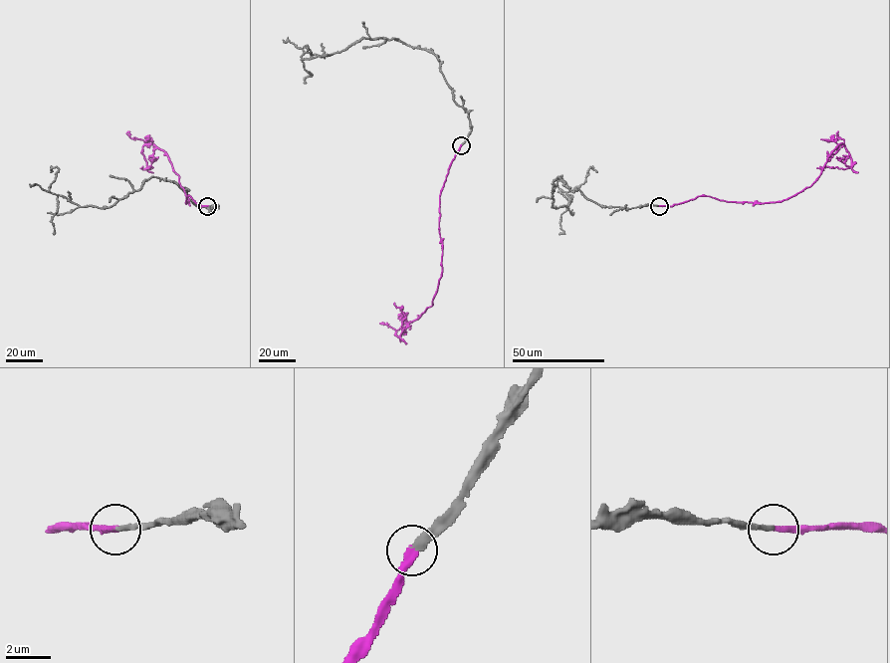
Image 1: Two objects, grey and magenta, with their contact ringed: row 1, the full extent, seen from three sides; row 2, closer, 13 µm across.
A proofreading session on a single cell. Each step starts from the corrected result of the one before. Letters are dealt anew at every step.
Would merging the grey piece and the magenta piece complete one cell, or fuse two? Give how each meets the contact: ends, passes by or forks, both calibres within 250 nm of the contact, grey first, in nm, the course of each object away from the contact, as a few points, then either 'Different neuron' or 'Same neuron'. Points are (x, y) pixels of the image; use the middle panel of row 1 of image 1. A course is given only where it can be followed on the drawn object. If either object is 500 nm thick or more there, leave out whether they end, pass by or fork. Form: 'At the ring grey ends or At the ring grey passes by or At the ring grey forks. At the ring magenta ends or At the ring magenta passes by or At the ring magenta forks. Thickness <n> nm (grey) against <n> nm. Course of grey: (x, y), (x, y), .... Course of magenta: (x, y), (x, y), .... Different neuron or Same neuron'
At the ring grey ends. At the ring magenta ends. Thickness 280 nm (grey) against 320 nm. Course of grey: (461, 144), (468, 112), (426, 50), (363, 38), (331, 55), (305, 52), (312, 74), (304, 83). Course of magenta: (461, 145), (440, 193), (441, 276), (432, 305), (417, 319), (396, 331), (400, 336), (404, 314), (394, 303). Same neuron

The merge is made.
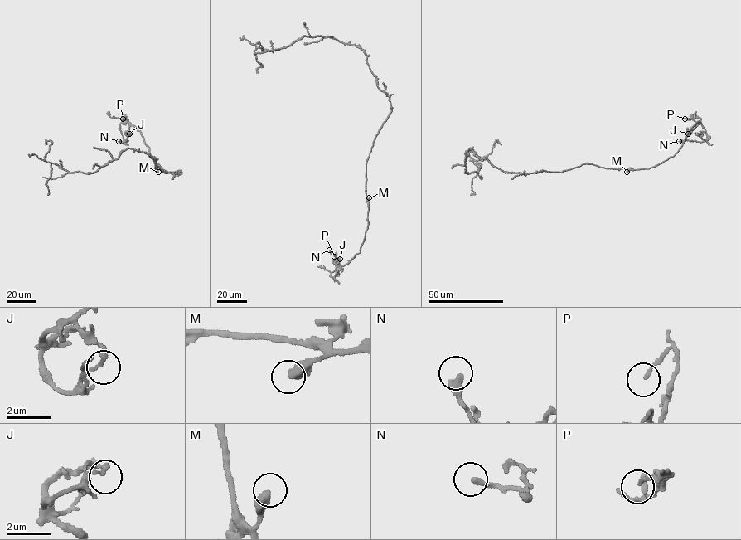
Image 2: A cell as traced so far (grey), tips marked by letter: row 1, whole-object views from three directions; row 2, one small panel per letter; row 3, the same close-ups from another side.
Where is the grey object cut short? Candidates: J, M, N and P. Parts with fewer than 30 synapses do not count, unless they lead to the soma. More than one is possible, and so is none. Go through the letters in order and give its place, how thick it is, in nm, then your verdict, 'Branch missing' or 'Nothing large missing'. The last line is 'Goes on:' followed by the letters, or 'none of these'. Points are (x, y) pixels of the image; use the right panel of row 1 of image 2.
J: Place: (688, 133). Thickness 130 nm. Nothing large missing
M: Place: (627, 172). Thickness 420 nm. Nothing large missing
N: Place: (679, 141). Thickness 240 nm. Nothing large missing
P: Place: (685, 119). Thickness 140 nm. Nothing large missing
Goes on: none of these

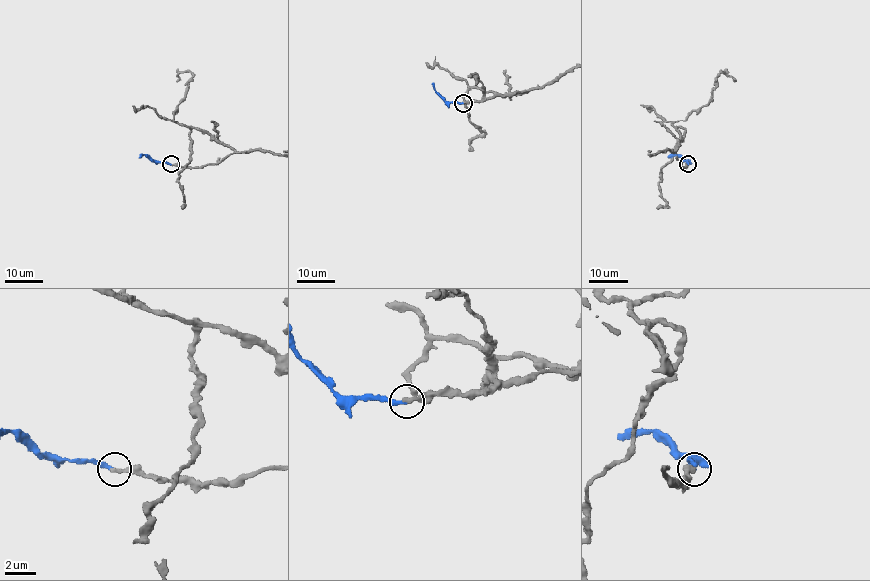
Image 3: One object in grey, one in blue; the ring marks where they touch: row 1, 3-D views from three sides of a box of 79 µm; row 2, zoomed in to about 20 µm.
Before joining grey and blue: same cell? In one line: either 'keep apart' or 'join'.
join

